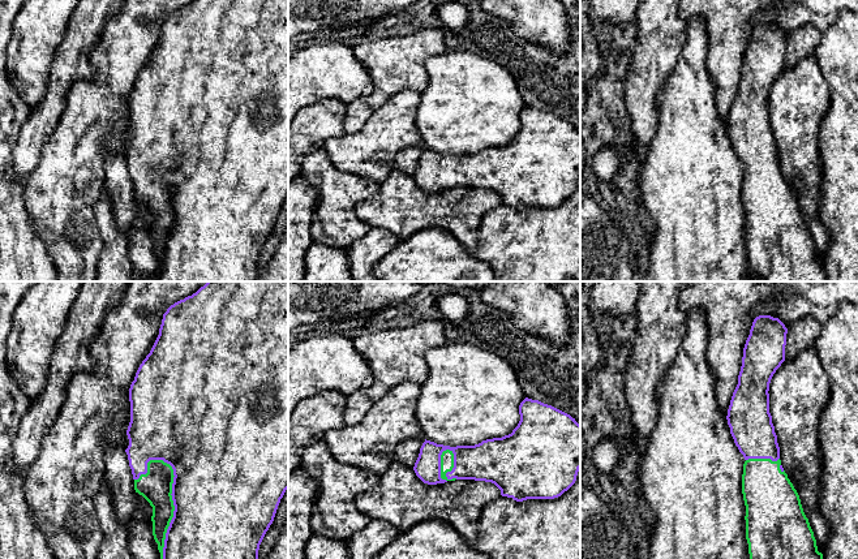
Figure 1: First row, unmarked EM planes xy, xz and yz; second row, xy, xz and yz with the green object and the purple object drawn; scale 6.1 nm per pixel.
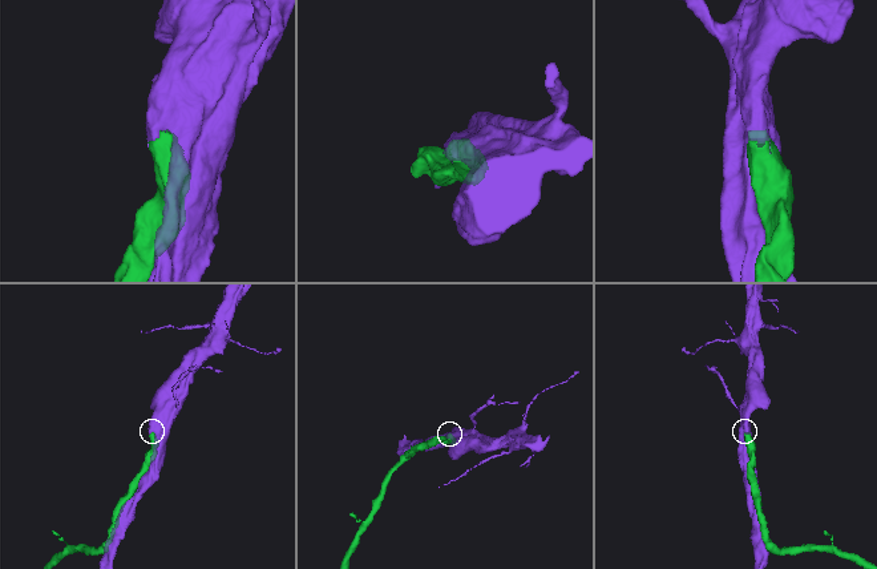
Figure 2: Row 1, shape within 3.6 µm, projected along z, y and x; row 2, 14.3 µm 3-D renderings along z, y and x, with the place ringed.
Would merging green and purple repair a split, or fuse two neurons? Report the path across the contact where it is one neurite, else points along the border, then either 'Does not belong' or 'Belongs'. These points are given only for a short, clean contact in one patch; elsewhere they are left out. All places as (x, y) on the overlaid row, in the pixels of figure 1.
Belongs

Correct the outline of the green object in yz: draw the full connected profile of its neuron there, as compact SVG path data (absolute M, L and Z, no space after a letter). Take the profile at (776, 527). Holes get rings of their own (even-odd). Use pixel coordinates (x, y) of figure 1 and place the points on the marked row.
M778 318L754 319L726 416L746 460L742 494L750 559L823 559L799 495L781 465L769 413L769 383L785 361L786 334Z

